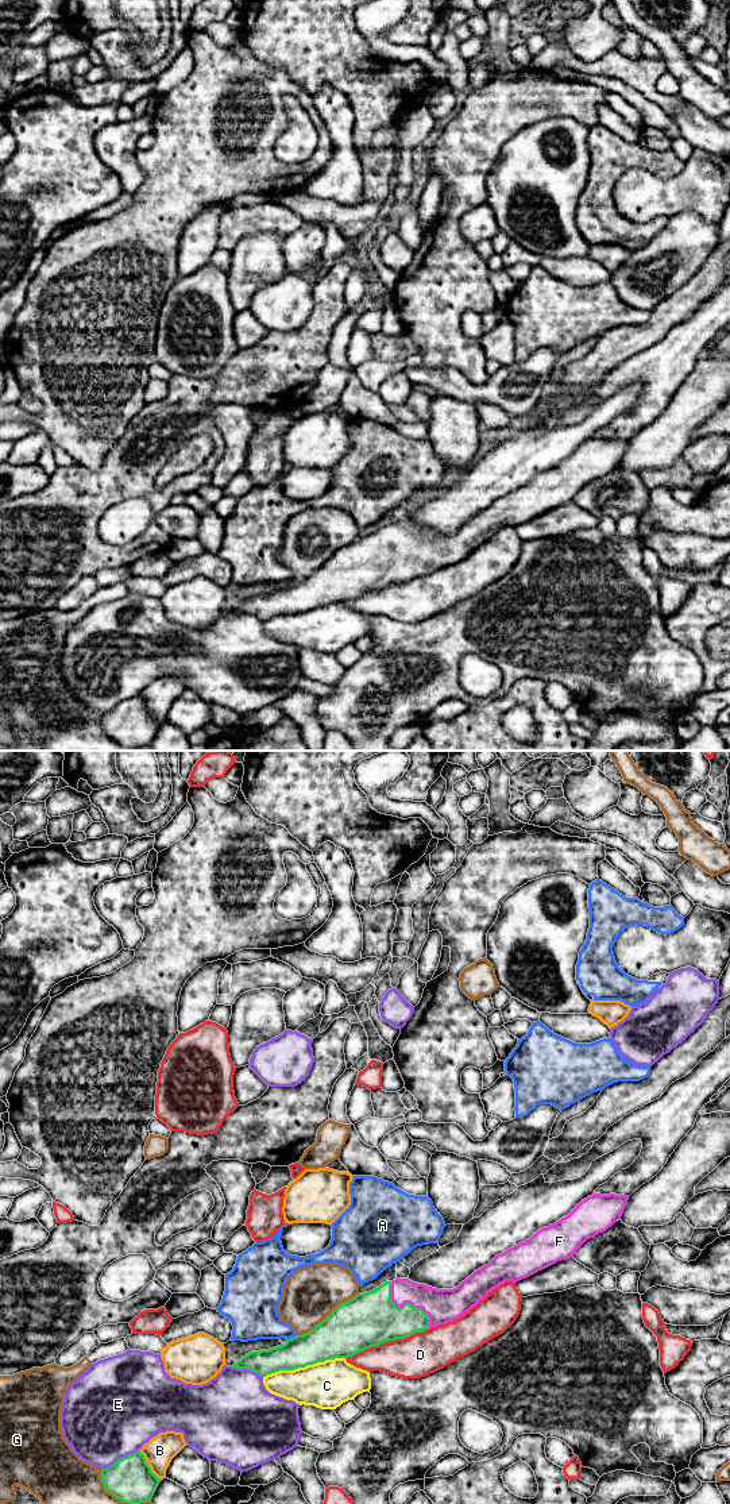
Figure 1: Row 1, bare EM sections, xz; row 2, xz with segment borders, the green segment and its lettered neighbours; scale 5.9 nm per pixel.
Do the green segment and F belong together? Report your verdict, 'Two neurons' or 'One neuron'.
One neuron

